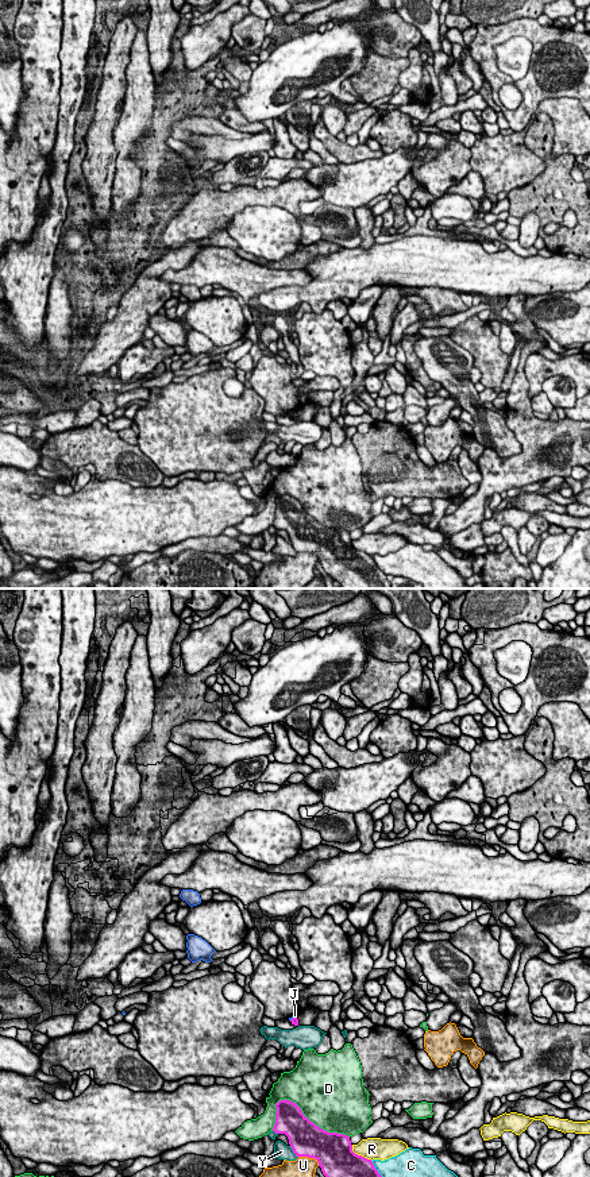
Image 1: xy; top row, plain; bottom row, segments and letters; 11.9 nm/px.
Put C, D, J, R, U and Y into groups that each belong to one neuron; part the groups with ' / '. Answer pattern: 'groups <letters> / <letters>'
groups C / D / J / R / U / Y

